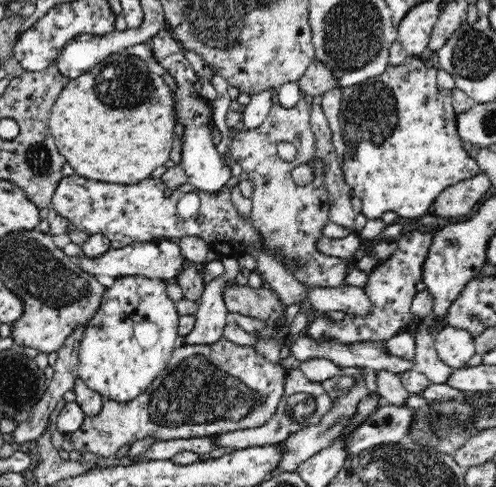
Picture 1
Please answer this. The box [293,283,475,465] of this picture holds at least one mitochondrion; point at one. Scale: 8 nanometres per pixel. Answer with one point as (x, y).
(440, 416)

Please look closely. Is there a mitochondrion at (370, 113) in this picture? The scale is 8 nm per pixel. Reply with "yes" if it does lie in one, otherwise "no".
yes

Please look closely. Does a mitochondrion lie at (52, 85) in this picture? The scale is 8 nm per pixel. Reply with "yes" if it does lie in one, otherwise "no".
no

